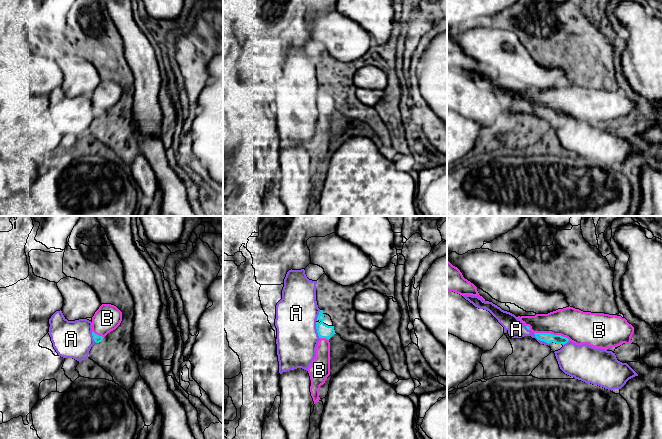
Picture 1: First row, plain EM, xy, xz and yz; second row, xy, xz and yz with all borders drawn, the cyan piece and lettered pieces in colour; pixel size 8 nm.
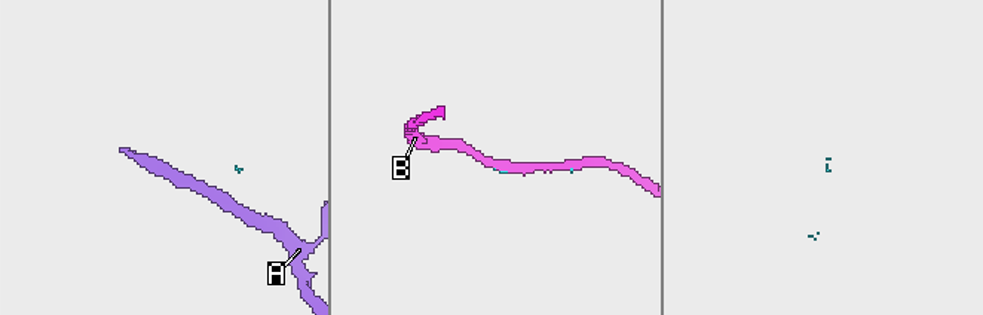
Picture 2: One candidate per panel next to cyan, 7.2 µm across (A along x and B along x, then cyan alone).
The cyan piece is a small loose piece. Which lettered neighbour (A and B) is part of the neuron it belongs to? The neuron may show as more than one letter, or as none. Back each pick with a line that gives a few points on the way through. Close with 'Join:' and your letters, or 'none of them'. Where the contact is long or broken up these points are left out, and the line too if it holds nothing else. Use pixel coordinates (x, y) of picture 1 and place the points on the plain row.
Join: B

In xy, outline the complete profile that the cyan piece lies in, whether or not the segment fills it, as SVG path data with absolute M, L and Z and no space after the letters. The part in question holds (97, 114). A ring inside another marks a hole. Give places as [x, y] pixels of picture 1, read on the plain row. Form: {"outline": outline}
{"outline": "M102 80L92 93L92 112L96 119L115 106L122 97L122 88L114 81Z"}

